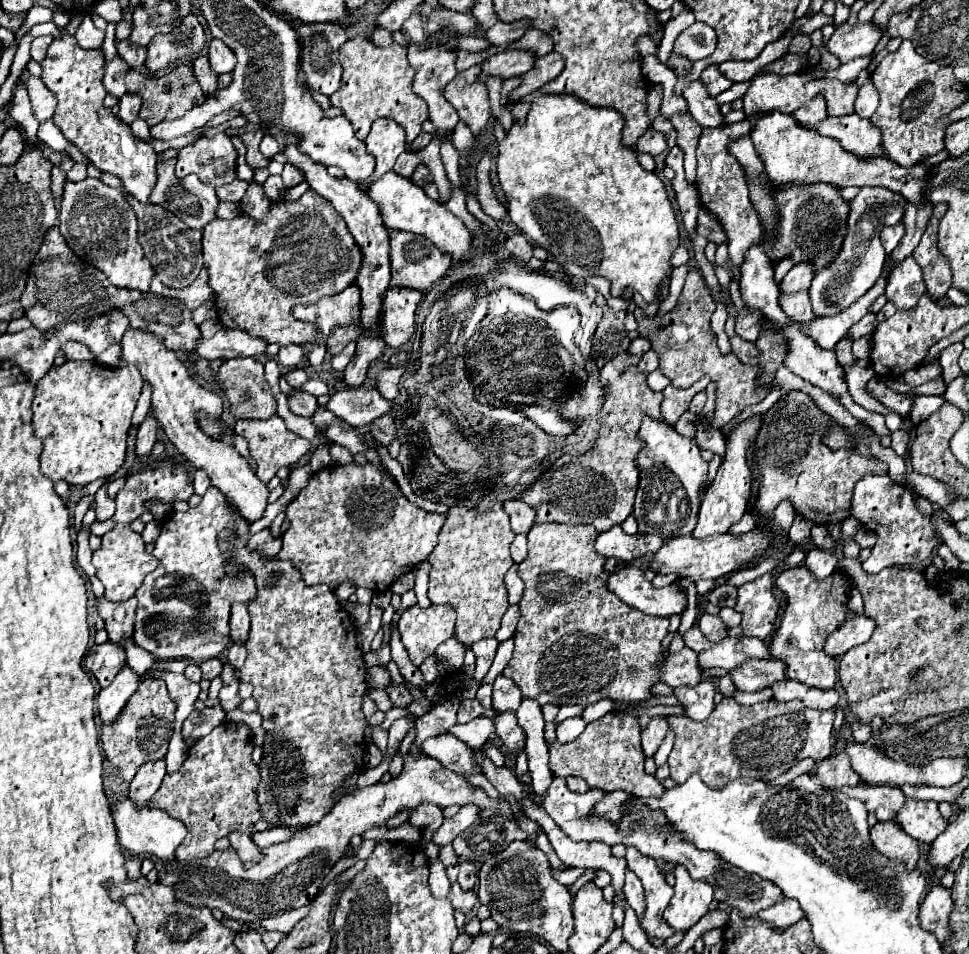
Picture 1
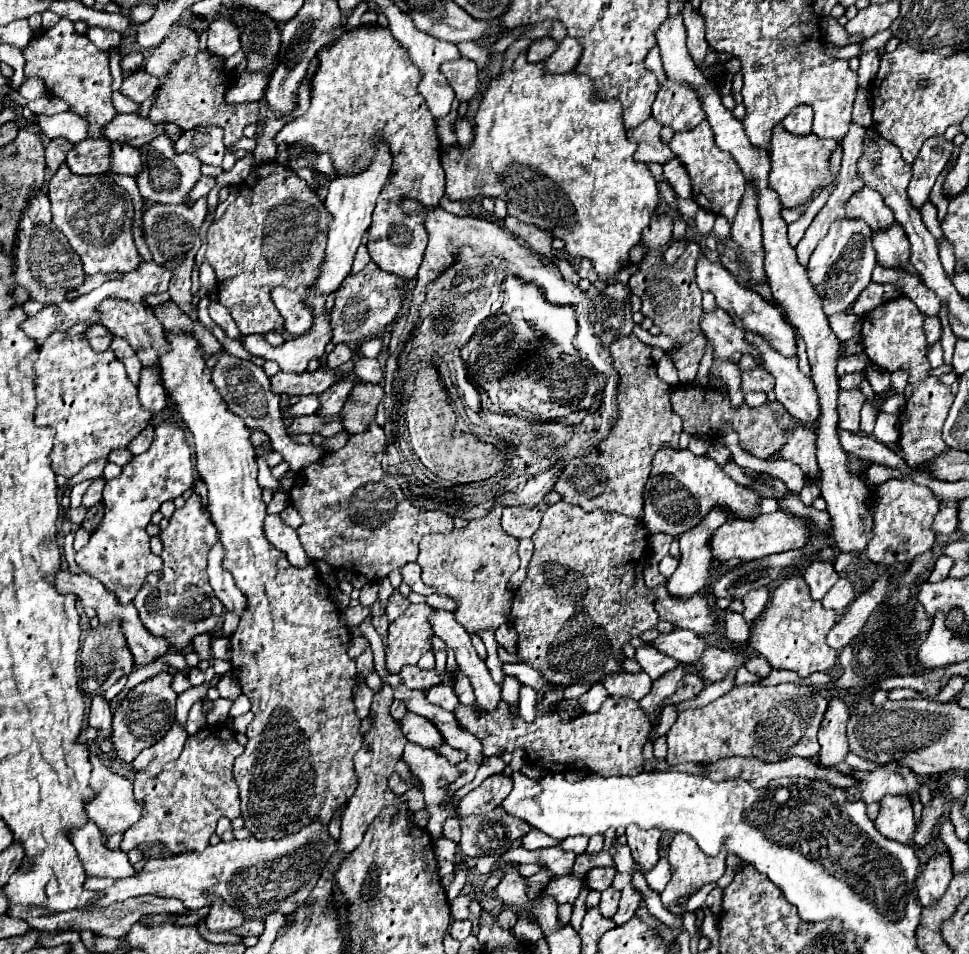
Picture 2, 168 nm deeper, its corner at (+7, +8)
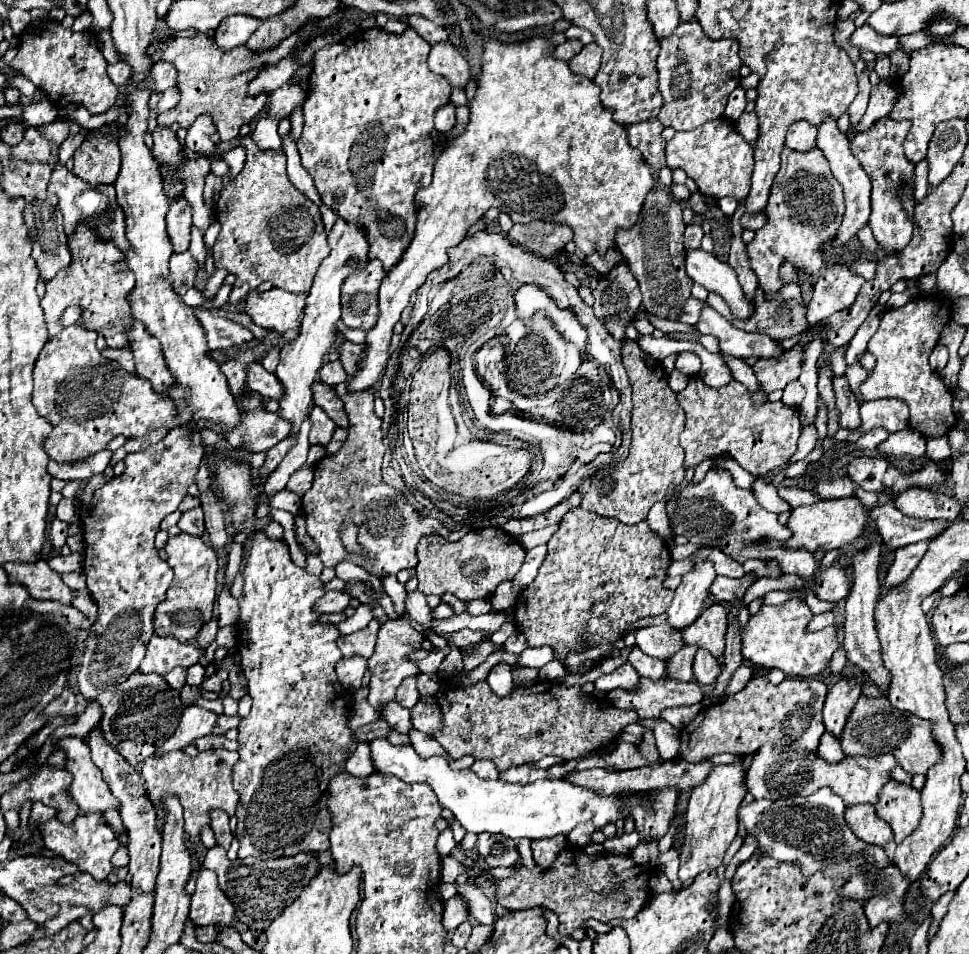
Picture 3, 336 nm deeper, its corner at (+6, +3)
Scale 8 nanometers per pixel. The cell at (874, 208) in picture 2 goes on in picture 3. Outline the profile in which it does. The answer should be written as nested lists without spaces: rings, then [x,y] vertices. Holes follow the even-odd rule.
[[[827,117],[823,119],[821,127],[819,127],[819,135],[817,135],[817,147],[823,151],[823,155],[827,157],[827,161],[831,163],[831,171],[833,171],[833,177],[843,185],[845,189],[845,205],[847,205],[847,211],[845,211],[845,221],[831,245],[831,251],[833,251],[833,259],[845,255],[847,251],[847,241],[869,221],[869,193],[871,193],[871,181],[867,177],[867,173],[863,171],[861,163],[853,157],[851,149],[849,149],[849,139],[847,139],[847,133],[841,133],[839,127],[837,127],[837,119],[833,117]]]

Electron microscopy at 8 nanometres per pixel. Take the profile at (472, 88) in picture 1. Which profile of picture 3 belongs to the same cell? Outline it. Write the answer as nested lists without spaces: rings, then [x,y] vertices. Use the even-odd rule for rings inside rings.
[[[435,43],[429,53],[429,69],[451,81],[453,87],[465,87],[471,69],[463,55],[451,43]]]

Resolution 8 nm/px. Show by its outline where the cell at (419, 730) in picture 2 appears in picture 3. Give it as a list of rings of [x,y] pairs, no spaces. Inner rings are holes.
[[[395,699],[387,701],[385,705],[381,705],[379,711],[381,719],[385,719],[389,723],[389,727],[397,729],[399,733],[409,733],[411,731],[411,721],[409,721],[409,709],[401,707]]]

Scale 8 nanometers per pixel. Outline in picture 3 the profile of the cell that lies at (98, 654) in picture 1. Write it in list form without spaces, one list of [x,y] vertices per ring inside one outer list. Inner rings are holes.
[[[173,429],[159,443],[149,445],[139,453],[131,453],[125,457],[125,471],[107,479],[103,473],[91,475],[83,487],[83,495],[79,499],[79,517],[83,525],[85,537],[85,561],[83,571],[87,575],[87,589],[91,591],[99,613],[97,621],[89,629],[87,649],[83,655],[83,663],[79,667],[79,693],[83,697],[95,699],[101,689],[109,689],[109,685],[119,685],[139,669],[139,663],[145,657],[147,643],[153,629],[153,615],[161,601],[165,601],[165,593],[173,579],[173,571],[159,557],[155,549],[155,535],[159,531],[165,515],[177,511],[179,503],[187,495],[187,487],[195,483],[195,473],[205,455],[203,447],[197,447],[189,439],[189,429]]]

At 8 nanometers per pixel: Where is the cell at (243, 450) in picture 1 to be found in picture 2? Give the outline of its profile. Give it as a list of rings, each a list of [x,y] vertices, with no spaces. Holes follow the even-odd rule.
[[[256,458],[256,464],[258,464],[258,484],[260,484],[260,488],[272,488],[272,490],[276,490],[278,482],[270,474],[270,466],[262,464],[262,458]]]

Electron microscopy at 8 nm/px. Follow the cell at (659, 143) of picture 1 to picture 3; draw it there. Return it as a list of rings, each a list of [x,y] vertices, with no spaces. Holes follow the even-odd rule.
[[[659,119],[627,125],[629,145],[637,147],[643,153],[647,165],[653,169],[665,167],[665,145],[667,145],[667,141],[661,137],[663,129],[665,127]]]

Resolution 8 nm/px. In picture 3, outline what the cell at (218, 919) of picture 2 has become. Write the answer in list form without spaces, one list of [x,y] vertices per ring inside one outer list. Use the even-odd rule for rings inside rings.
[[[195,849],[191,851],[191,865],[199,873],[195,891],[191,895],[191,921],[195,925],[233,925],[235,907],[221,891],[217,875],[209,869],[203,869]]]

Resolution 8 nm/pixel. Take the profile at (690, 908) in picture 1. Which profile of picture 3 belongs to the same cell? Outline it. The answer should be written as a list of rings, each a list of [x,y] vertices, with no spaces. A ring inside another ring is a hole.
[[[739,759],[729,765],[711,767],[707,779],[693,789],[687,807],[687,829],[685,829],[683,851],[679,855],[681,881],[695,879],[707,867],[719,867],[723,863],[723,855],[737,835],[737,809],[743,803],[745,795],[749,793],[745,785],[745,777],[747,773],[743,767],[743,759]]]

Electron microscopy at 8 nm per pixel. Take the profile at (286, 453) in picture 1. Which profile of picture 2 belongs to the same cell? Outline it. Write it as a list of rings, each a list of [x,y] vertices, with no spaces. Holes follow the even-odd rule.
[[[250,428],[250,442],[252,442],[252,446],[254,446],[256,450],[264,450],[266,454],[274,452],[272,440],[270,440],[268,434],[262,432],[262,430],[252,430],[252,428]]]

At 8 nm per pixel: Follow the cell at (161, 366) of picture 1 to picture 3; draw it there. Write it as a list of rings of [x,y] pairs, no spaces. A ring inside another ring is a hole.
[[[85,221],[75,227],[73,237],[69,237],[67,245],[71,253],[71,263],[67,269],[59,271],[53,279],[47,281],[47,293],[41,299],[49,335],[55,337],[63,329],[61,315],[67,307],[81,307],[81,317],[77,325],[85,327],[87,331],[101,333],[109,347],[127,347],[123,343],[125,321],[129,321],[131,317],[129,293],[135,285],[135,277],[133,273],[129,273],[129,269],[125,269],[125,255],[115,247],[113,241],[103,241],[97,231]],[[117,341],[121,341],[121,345],[117,345]]]

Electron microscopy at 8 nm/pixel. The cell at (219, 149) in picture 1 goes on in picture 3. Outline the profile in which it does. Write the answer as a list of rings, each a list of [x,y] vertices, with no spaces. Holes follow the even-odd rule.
[[[199,115],[195,123],[189,127],[185,147],[199,153],[199,155],[211,155],[219,145],[219,133],[211,119],[211,115]]]

